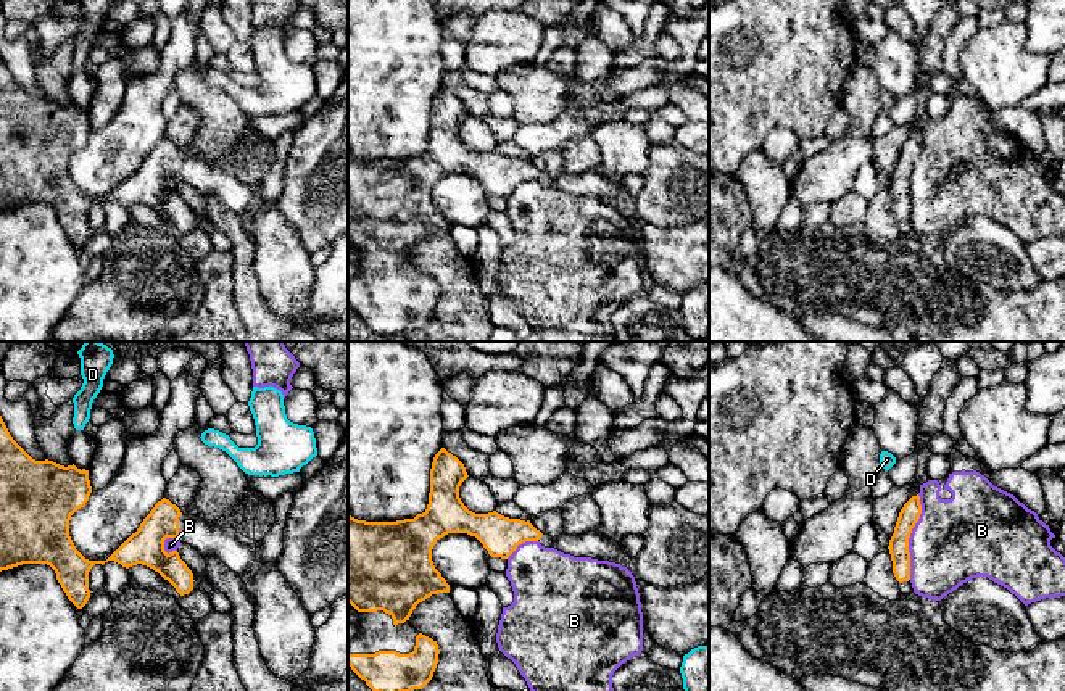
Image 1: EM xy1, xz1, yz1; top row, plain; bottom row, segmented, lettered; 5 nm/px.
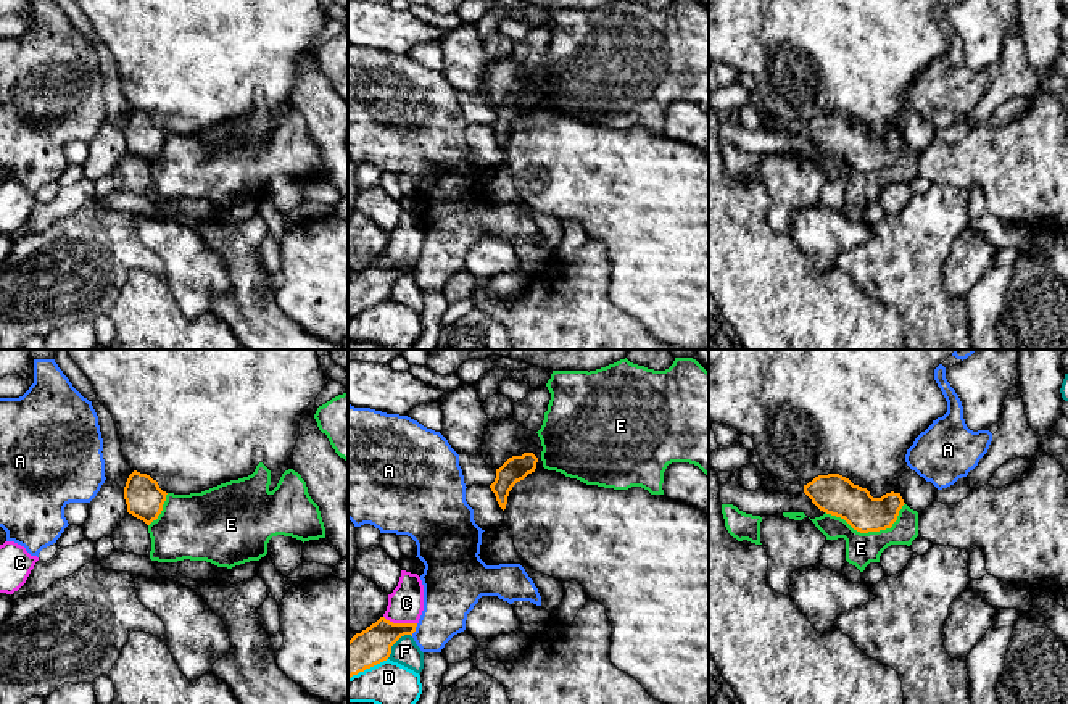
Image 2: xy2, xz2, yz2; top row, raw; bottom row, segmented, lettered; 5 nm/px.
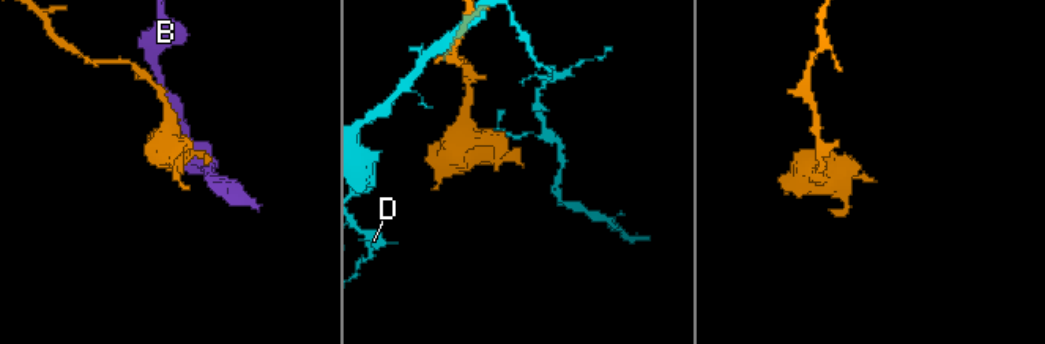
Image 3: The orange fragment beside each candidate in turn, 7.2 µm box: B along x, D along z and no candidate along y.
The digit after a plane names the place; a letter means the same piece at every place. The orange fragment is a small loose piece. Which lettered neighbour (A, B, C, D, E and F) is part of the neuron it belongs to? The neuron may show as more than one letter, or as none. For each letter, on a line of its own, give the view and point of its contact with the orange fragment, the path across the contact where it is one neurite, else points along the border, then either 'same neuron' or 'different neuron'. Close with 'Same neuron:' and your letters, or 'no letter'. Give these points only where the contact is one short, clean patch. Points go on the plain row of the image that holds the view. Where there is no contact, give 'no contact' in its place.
A: xz2 (414, 269) | along xz2 (418, 263), (411, 274) | different neuron
B: yz1 (909, 176) | different neuron
C: xz2 (400, 263) | along xz2 (384, 255), (393, 261), (416, 263) | different neuron
D: xz2 (368, 306) | different neuron
E: yz2 (869, 169) | different neuron
F: xz2 (395, 281) | different neuron
Same neuron: no letter

